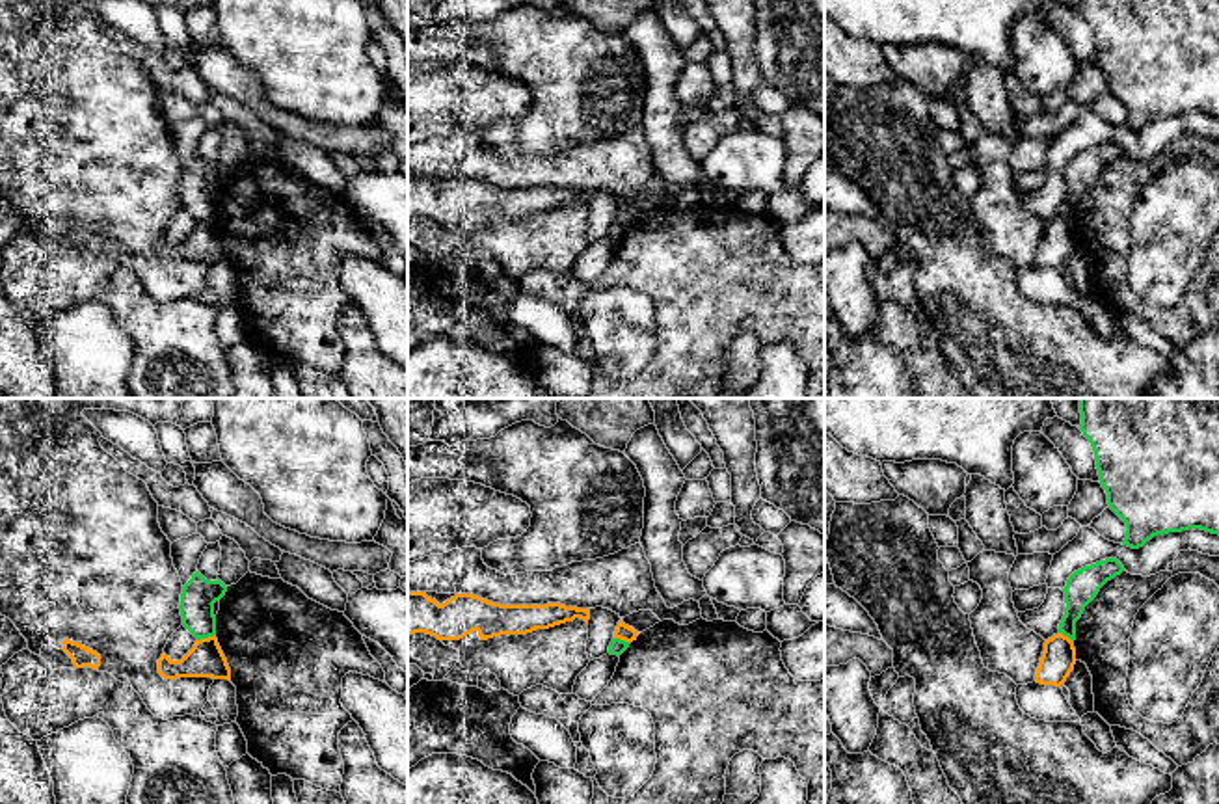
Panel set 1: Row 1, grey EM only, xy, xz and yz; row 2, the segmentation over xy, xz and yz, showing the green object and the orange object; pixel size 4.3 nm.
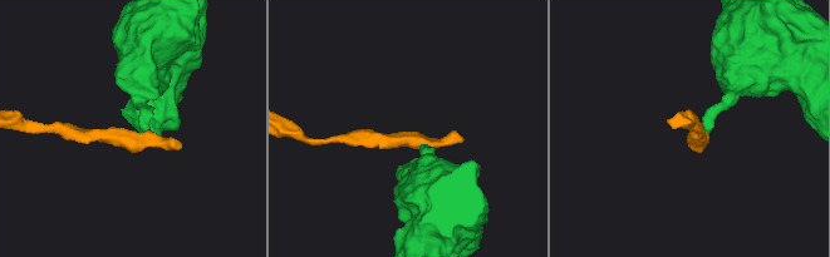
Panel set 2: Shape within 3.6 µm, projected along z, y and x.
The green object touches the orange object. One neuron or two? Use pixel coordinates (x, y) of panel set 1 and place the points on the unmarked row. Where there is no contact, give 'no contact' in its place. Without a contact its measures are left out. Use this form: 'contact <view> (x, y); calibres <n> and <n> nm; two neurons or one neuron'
contact xy (205, 220); calibres 150 and 160 nm; two neurons

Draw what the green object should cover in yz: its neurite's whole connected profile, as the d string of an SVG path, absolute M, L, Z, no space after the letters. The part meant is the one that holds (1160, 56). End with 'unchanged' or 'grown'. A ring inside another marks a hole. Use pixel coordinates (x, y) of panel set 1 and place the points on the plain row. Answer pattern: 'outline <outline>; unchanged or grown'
outline M1081 0L1109 91L1126 106L1122 128L1143 130L1158 117L1200 112L1219 117L1219 0Z; unchanged

